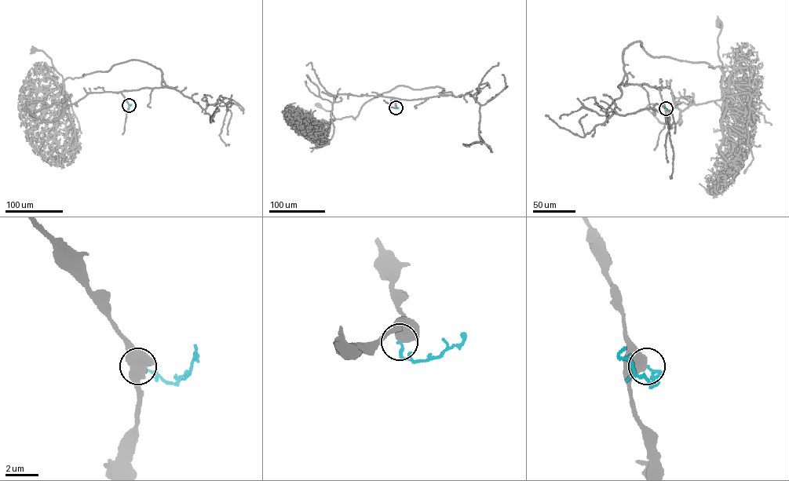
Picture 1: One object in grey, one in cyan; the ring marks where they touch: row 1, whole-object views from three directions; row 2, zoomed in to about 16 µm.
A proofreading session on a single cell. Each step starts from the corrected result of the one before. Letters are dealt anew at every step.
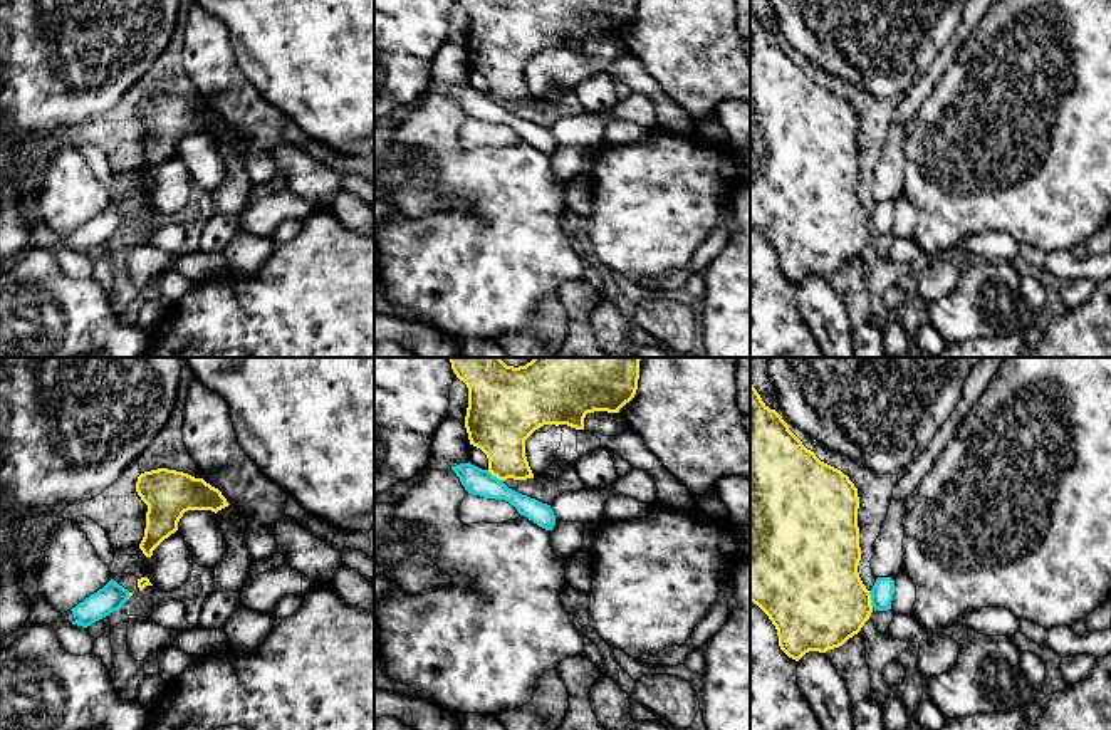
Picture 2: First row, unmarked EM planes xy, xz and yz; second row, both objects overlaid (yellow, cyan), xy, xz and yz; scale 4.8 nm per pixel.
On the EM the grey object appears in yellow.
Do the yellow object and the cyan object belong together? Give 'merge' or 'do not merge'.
do not merge

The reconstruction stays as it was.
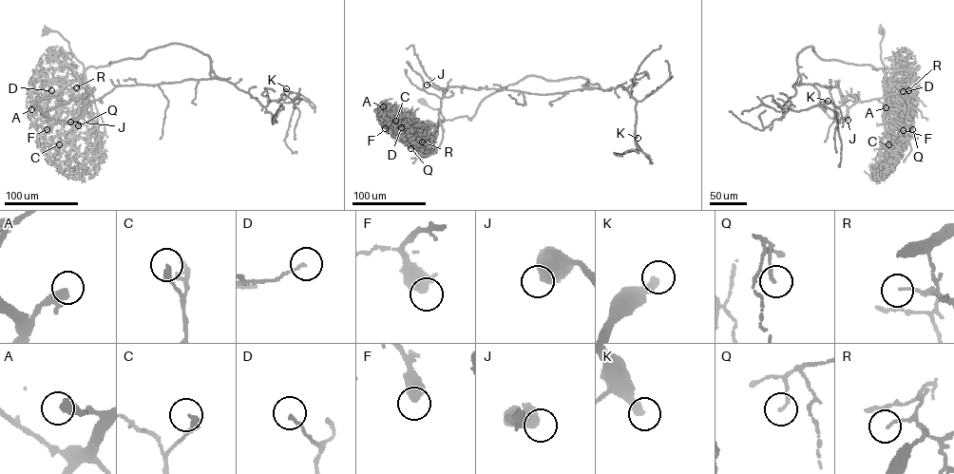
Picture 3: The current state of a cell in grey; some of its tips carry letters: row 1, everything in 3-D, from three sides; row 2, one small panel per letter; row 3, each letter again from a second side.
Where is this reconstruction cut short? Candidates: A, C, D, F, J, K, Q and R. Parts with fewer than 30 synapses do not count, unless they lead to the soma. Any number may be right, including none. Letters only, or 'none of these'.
K

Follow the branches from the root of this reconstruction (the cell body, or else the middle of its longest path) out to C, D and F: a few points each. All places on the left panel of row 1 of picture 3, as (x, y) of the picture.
C: (45, 30), (57, 31), (84, 67), (85, 91), (79, 101), (73, 140), (60, 154), (56, 151), (59, 144)
D: (45, 30), (57, 31), (84, 67), (85, 87), (73, 82), (53, 96), (51, 90)
F: (45, 30), (57, 31), (68, 42), (74, 57), (83, 66), (85, 89), (67, 103), (47, 129)

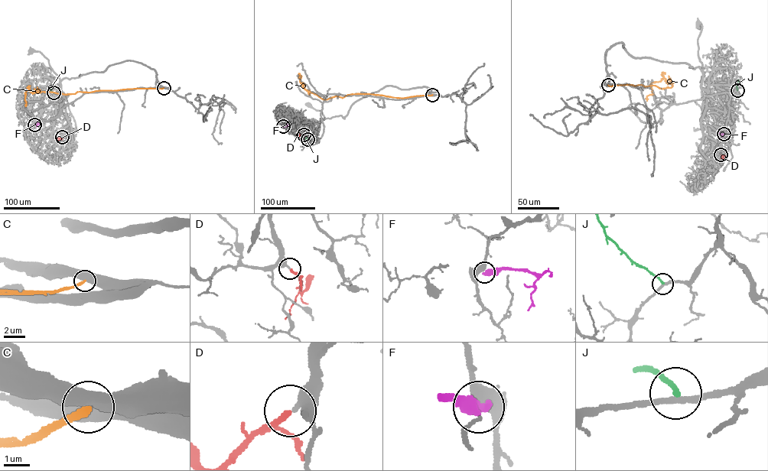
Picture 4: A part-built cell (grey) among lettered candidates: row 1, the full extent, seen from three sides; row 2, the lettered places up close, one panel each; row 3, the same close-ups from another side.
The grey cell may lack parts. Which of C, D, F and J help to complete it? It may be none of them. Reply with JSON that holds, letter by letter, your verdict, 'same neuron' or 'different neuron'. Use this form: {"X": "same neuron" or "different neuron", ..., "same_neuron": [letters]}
{"C": "different neuron", "D": "same neuron", "F": "different neuron", "J": "different neuron", "same_neuron": ["D"]}

